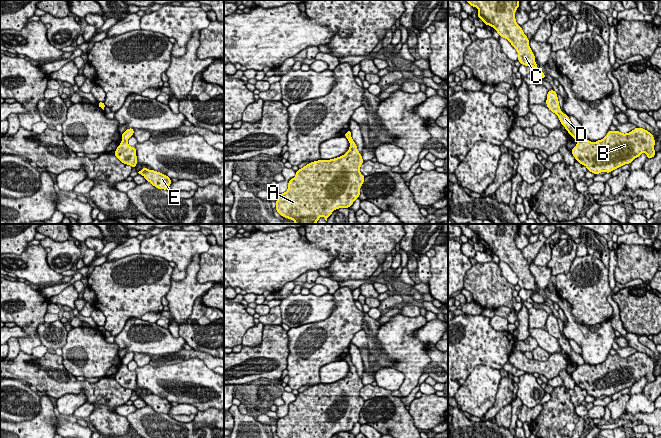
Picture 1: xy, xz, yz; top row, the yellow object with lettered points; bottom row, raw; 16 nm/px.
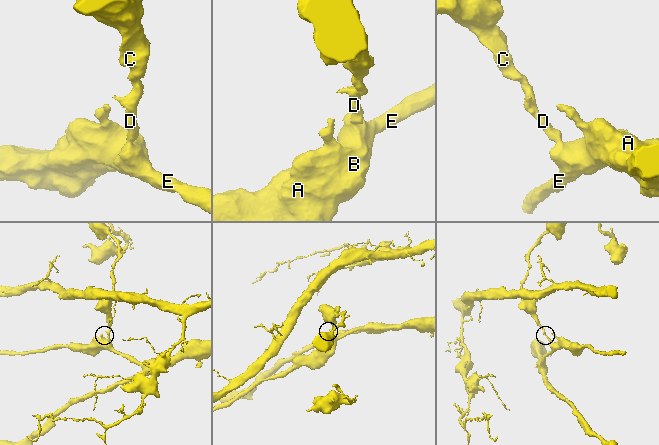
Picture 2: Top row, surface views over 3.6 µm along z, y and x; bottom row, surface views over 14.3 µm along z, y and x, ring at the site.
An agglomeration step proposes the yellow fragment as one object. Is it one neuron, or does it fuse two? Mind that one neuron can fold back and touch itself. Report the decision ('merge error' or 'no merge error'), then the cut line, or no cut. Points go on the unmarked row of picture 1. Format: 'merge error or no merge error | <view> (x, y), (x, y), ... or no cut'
merge error | yz (584, 363), (578, 366)

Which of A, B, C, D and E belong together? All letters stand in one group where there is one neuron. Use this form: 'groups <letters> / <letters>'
groups A B E / C D

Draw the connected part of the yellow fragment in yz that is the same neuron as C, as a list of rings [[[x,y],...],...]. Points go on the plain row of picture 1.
[[[466,224],[478,232],[478,242],[498,256],[500,261],[507,263],[517,274],[518,285],[535,293],[531,299],[535,303],[546,302],[535,286],[535,280],[529,270],[529,264],[522,251],[515,243],[515,235],[519,232],[519,224]]]

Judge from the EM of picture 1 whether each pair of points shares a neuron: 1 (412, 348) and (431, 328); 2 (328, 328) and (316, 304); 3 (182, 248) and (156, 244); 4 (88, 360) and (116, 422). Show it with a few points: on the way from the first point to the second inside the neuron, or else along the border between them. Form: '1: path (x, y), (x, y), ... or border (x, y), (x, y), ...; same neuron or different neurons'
1: border (428, 321), (414, 333), (414, 336), (428, 348); different neurons
2: border (334, 299), (334, 308), (325, 319), (301, 325); different neurons
3: path (176, 246), (162, 246); same neuron
4: border (107, 376), (100, 379); different neurons

